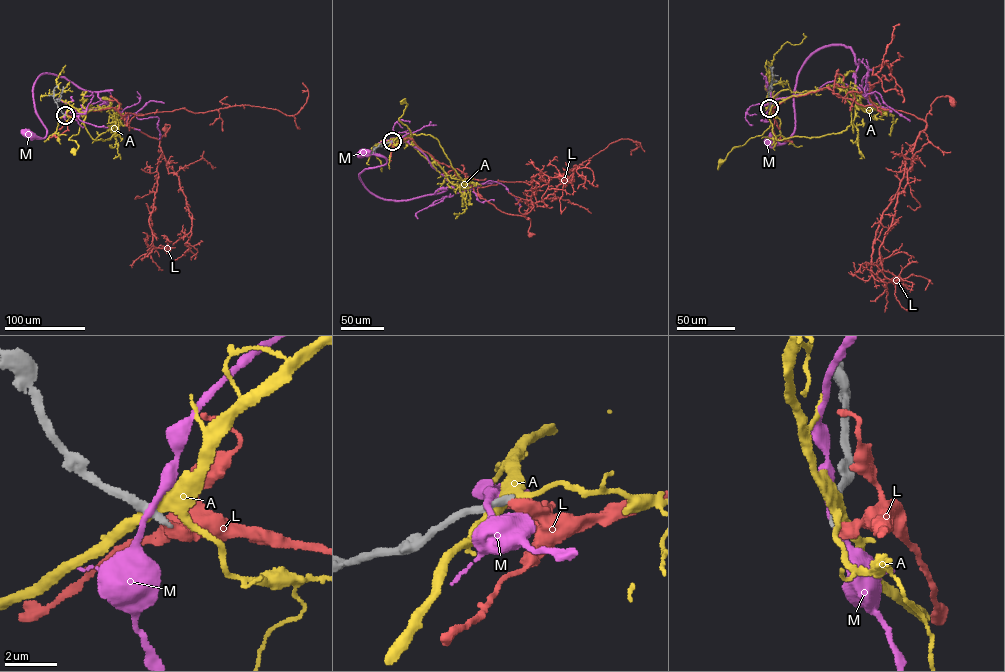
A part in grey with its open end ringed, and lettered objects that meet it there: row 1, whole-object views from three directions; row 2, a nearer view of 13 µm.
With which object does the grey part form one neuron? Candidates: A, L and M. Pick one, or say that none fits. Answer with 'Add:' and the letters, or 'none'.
Add: L

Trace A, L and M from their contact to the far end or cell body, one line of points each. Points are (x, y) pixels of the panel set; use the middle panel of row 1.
A: (392, 141), (398, 137), (412, 136), (399, 120), (407, 105), (402, 102)
L: (392, 141), (413, 139), (439, 163), (460, 170), (481, 198), (500, 211), (529, 218), (530, 234)
M: (392, 141), (420, 149), (452, 185), (406, 200), (379, 198), (366, 188), (359, 174), (387, 161), (361, 154)

